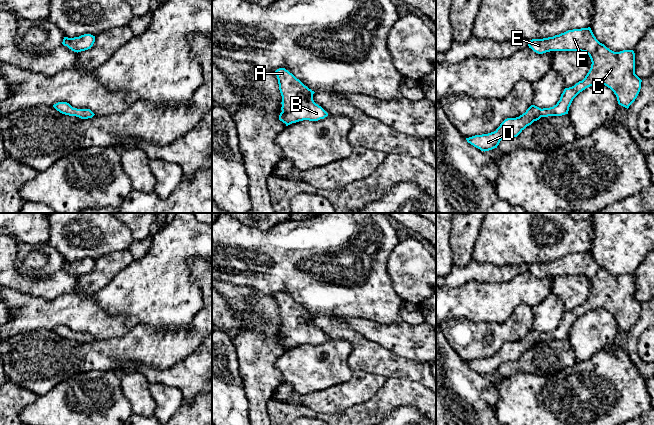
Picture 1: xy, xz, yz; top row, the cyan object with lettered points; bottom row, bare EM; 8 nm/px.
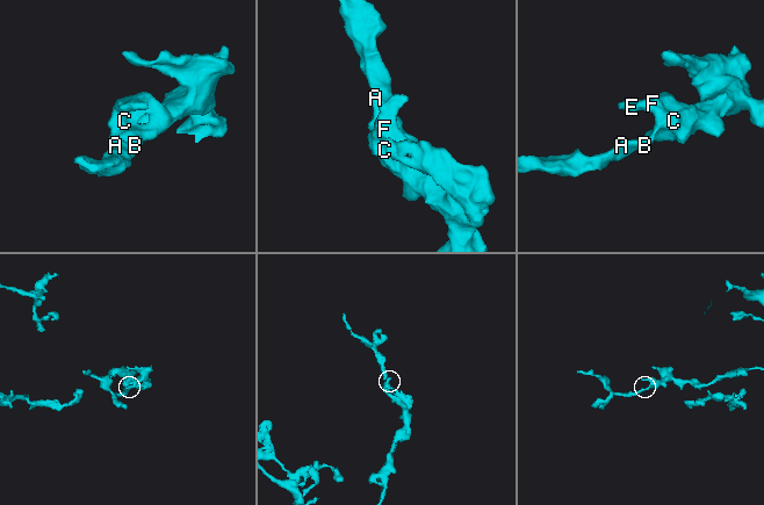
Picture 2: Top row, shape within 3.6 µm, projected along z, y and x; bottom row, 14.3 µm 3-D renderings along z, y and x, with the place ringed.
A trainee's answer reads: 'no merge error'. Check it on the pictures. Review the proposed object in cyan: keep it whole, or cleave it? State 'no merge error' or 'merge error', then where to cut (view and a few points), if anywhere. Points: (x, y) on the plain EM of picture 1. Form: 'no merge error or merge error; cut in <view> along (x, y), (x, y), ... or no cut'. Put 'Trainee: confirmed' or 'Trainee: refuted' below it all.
no merge error; no cut
Trainee: confirmed

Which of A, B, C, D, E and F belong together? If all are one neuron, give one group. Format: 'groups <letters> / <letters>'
groups A B C D E F

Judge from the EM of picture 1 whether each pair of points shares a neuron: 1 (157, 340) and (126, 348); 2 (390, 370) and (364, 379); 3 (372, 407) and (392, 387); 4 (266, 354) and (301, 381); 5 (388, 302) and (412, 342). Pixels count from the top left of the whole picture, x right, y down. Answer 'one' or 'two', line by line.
1: one
2: two
3: one
4: two
5: two

